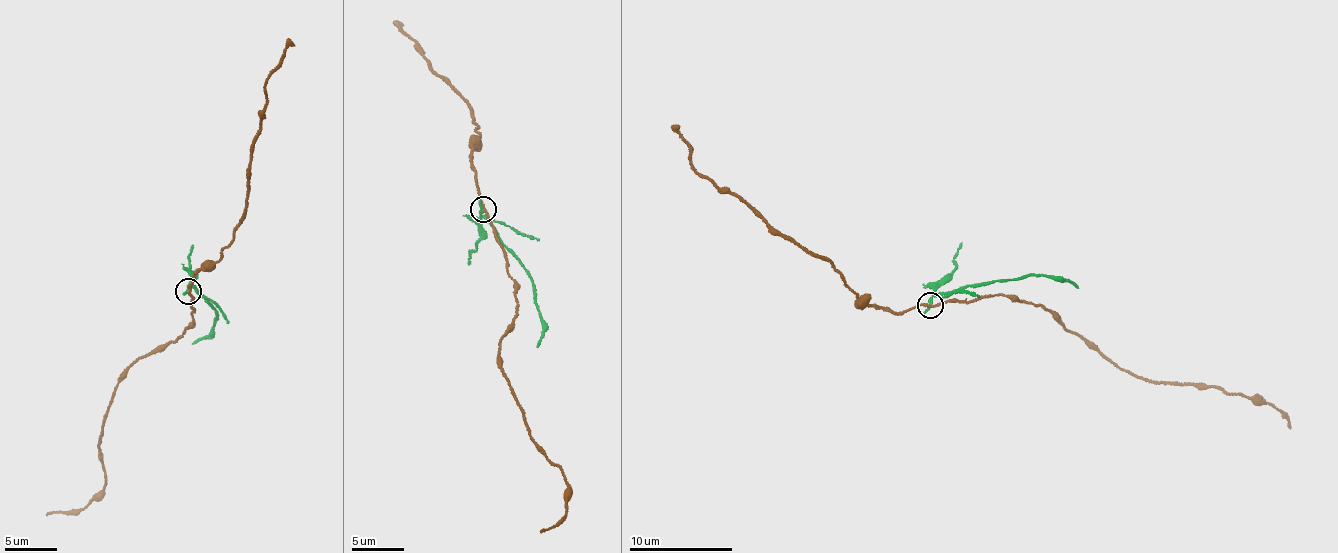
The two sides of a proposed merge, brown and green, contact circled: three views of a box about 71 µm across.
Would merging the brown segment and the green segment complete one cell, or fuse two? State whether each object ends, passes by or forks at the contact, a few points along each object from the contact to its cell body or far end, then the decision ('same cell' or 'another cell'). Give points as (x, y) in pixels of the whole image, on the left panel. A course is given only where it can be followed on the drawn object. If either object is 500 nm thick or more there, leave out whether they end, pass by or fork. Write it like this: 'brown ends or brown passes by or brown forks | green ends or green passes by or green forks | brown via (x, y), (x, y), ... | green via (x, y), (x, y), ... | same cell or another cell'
brown passes by | green ends | brown via (187, 291), (192, 322), (177, 339), (128, 367), (108, 404), (97, 447), (104, 489), (83, 508), (46, 515) | green via (187, 291), (193, 287), (203, 295), (217, 317), (212, 330), (201, 341), (193, 343) | another cell

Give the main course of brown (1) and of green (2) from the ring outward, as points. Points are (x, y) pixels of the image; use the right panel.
1: (930, 305), (997, 294), (1044, 305), (1120, 367), (1155, 381), (1215, 386), (1281, 409), (1292, 428)
2: (930, 305), (936, 296), (964, 287), (1031, 274), (1078, 287)

